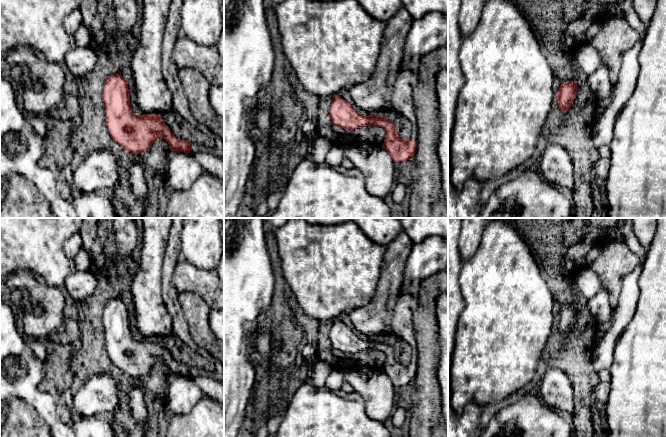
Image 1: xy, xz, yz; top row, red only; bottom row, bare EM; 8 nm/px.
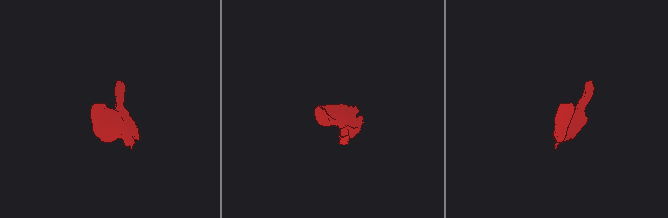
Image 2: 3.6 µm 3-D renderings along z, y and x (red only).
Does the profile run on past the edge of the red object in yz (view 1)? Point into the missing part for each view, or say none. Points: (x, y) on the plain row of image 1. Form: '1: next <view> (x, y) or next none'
1: next none

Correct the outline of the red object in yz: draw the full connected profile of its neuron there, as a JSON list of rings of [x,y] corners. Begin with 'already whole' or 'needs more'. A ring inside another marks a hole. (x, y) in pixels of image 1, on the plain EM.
already whole | [[[565,305],[556,316],[555,327],[562,335],[567,335],[573,328],[578,310],[573,305]]]

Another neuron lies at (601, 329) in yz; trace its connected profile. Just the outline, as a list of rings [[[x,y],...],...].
[[[613,309],[610,319],[608,321],[595,324],[594,326],[595,333],[594,333],[594,340],[593,340],[594,348],[598,346],[599,342],[602,340],[604,335],[608,332],[608,330],[612,326],[614,317],[615,317],[615,313]]]

